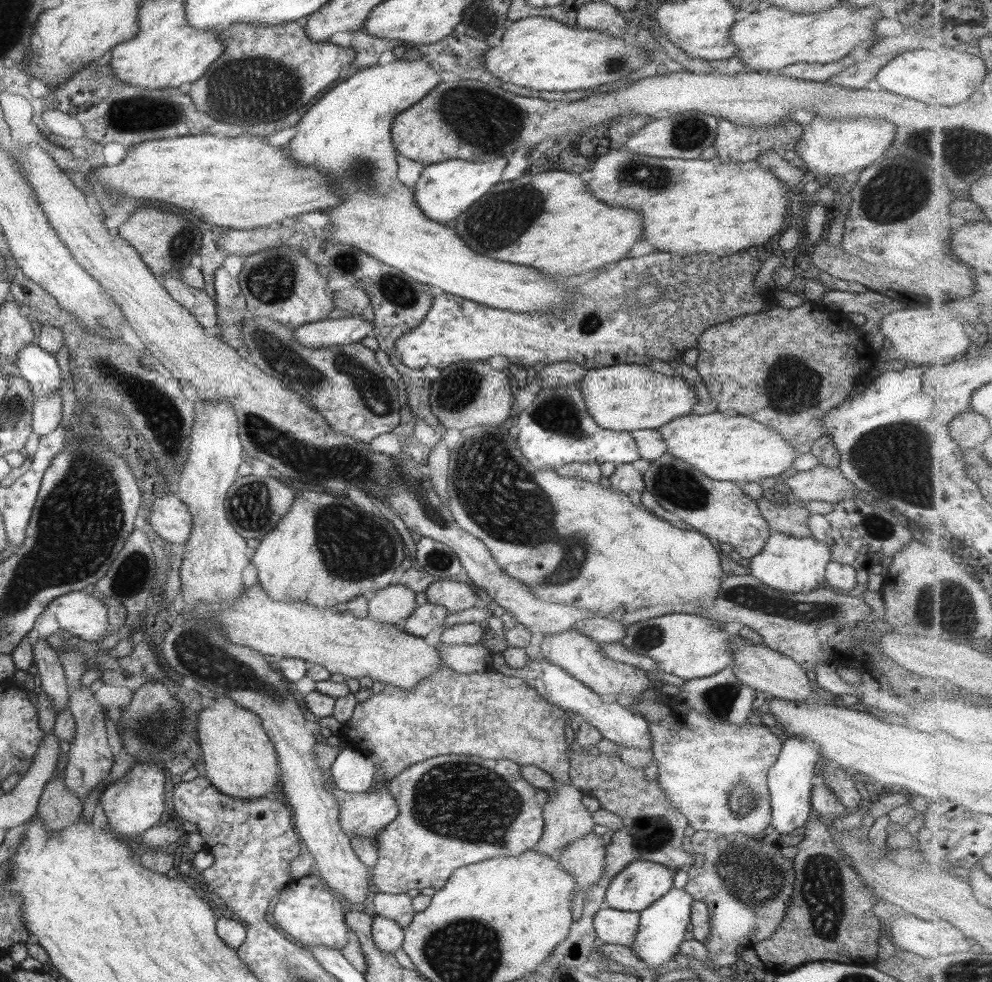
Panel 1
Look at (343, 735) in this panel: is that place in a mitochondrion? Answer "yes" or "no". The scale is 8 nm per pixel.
no

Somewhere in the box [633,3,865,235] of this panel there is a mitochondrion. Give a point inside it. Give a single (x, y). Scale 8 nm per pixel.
(692, 132)

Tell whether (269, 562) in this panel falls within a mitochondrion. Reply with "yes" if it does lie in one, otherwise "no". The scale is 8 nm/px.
no

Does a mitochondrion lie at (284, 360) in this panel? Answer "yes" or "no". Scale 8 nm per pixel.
yes

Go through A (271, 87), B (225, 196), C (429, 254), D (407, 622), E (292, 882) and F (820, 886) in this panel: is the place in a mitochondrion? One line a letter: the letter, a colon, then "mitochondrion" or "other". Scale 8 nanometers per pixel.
A: mitochondrion
B: other
C: other
D: other
E: other
F: mitochondrion

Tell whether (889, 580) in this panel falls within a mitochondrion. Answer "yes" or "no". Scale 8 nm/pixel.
no

